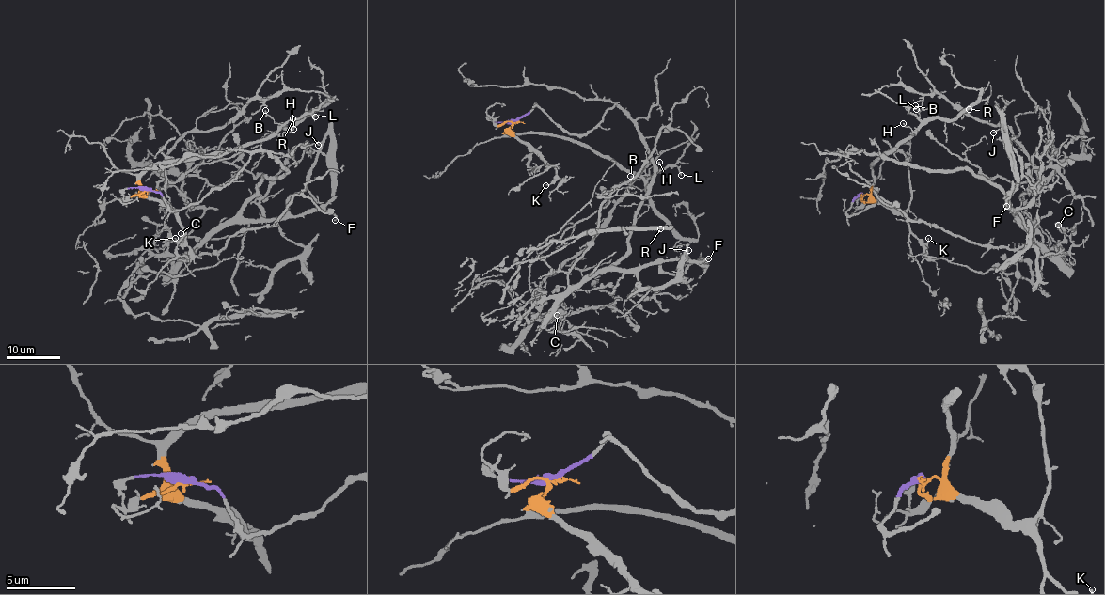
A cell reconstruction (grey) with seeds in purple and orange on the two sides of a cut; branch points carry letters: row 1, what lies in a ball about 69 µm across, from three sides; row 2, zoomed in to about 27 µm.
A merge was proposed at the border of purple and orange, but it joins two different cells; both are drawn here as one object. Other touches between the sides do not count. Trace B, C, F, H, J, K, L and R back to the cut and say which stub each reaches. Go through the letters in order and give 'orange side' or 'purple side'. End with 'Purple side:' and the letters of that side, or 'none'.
B: orange side
C: purple side
F: purple side
H: orange side
J: purple side
K: orange side
L: orange side
R: orange side
Purple side: C, F, J

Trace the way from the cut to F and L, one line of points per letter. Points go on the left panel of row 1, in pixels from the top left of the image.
F: (147, 189), (180, 211), (265, 151), (285, 173), (265, 177), (242, 214), (266, 219), (326, 211), (335, 220)
L: (147, 189), (143, 189), (140, 177), (148, 170), (171, 162), (225, 154), (269, 138), (305, 114), (315, 117)

